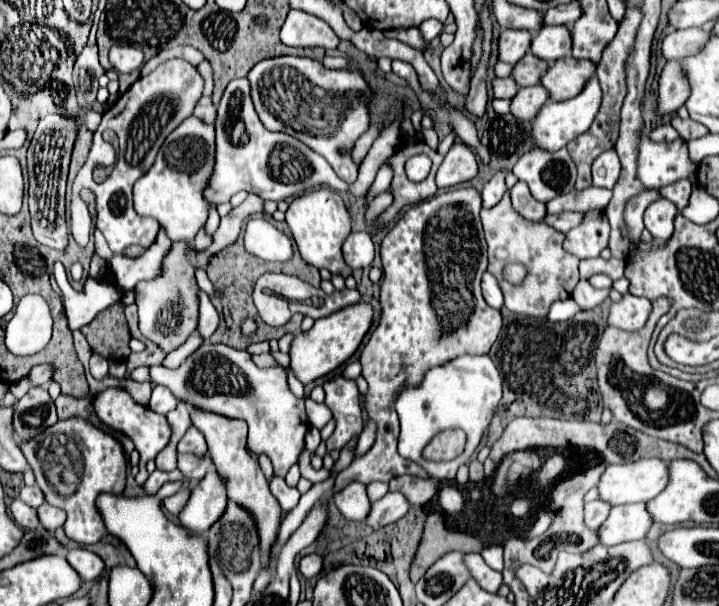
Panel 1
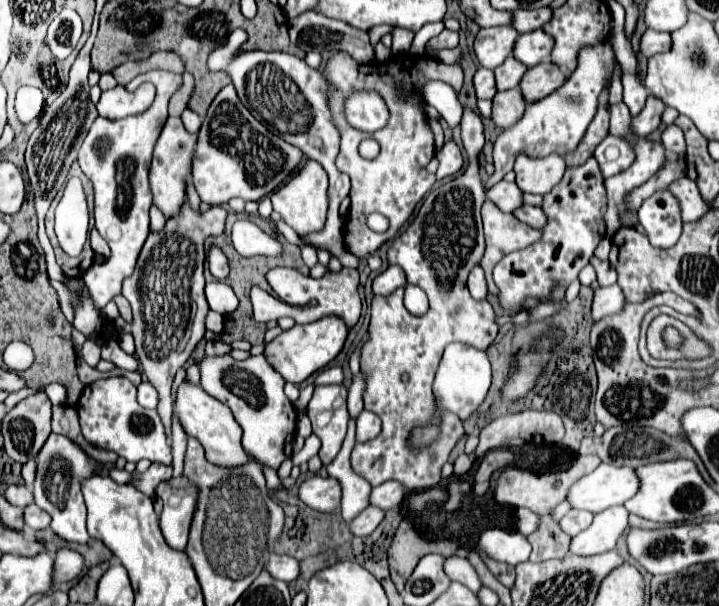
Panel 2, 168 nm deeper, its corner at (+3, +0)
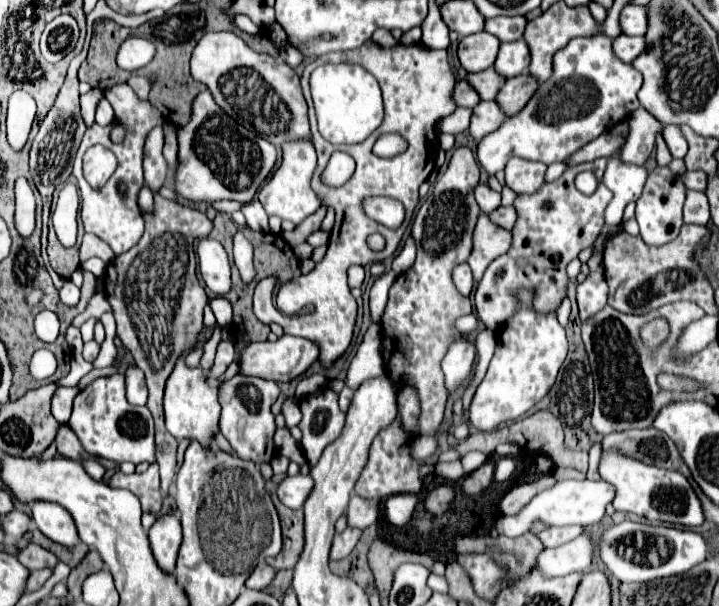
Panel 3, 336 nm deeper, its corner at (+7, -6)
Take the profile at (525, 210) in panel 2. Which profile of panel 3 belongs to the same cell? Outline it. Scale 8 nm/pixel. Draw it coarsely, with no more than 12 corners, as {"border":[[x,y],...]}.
{"border":[[500,206],[490,214],[498,226],[512,230],[518,214],[514,206]]}

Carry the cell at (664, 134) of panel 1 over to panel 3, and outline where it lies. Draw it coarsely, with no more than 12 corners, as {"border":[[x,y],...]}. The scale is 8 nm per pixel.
{"border":[[664,126],[662,136],[674,158],[684,158],[686,144],[678,126]]}

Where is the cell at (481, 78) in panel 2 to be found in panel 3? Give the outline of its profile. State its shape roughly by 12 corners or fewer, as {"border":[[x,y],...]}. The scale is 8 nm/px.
{"border":[[466,80],[454,88],[458,106],[474,108],[480,102],[478,92]]}

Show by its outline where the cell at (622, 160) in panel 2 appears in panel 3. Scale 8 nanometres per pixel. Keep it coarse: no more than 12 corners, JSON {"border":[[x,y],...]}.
{"border":[[646,108],[628,116],[624,164],[644,164],[664,124]]}

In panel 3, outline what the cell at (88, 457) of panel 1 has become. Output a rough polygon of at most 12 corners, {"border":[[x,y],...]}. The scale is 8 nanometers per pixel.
{"border":[[34,502],[38,530],[62,546],[80,542],[74,518],[56,502]]}

